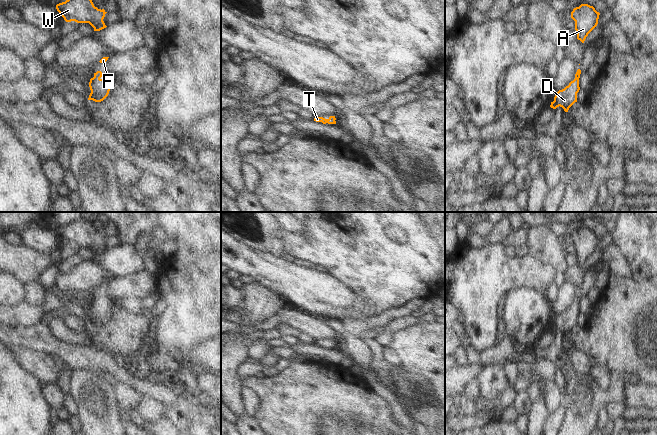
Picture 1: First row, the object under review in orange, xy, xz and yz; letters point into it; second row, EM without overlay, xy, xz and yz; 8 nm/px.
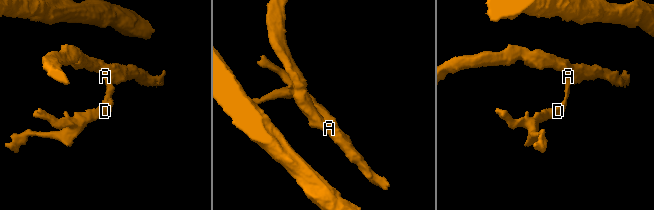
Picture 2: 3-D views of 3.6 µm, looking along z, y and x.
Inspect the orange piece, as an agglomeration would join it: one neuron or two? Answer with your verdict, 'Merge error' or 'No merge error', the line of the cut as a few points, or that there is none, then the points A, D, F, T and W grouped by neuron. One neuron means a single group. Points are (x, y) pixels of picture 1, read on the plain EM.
No merge error. No split. Groups: A D F T W.

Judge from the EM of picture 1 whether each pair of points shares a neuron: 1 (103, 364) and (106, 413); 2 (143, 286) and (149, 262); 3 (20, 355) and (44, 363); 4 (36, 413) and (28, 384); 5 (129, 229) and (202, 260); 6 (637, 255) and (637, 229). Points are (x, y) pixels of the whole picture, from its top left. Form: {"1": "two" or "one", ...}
{"1": "two", "2": "two", "3": "one", "4": "one", "5": "two", "6": "one"}

